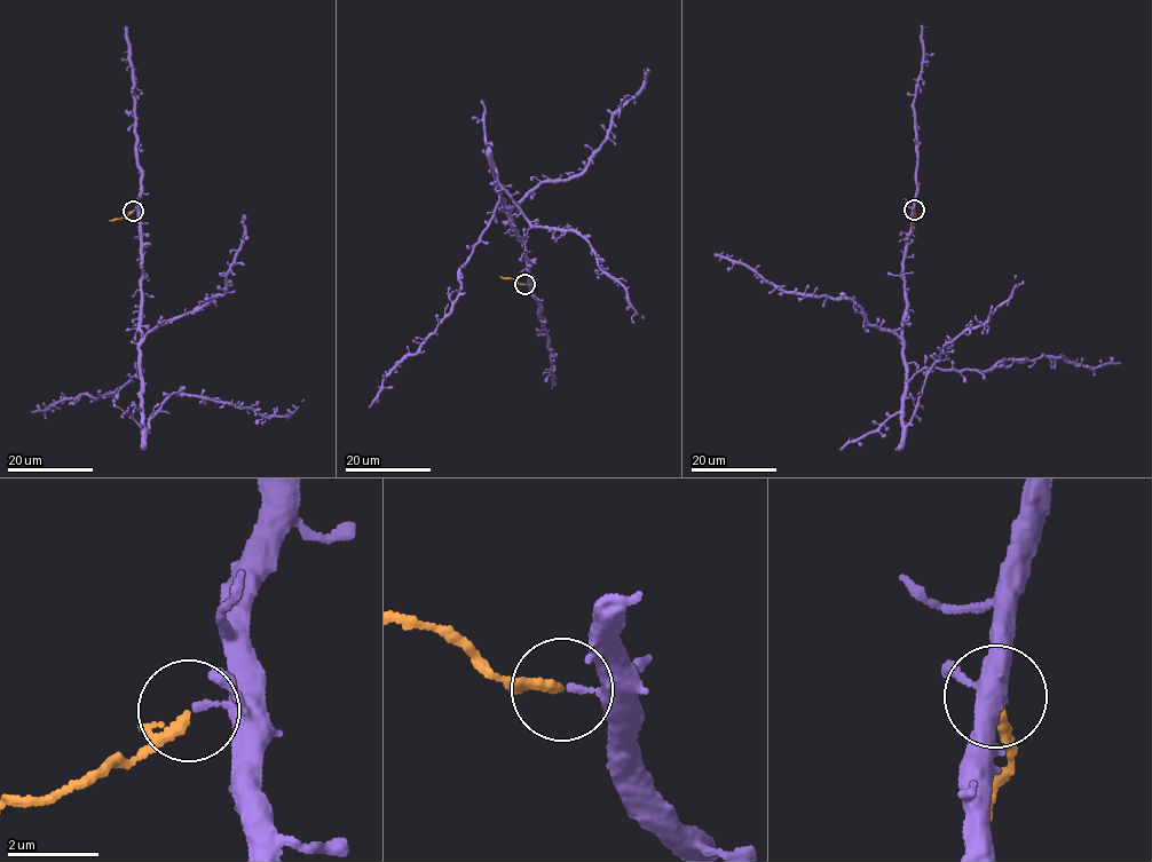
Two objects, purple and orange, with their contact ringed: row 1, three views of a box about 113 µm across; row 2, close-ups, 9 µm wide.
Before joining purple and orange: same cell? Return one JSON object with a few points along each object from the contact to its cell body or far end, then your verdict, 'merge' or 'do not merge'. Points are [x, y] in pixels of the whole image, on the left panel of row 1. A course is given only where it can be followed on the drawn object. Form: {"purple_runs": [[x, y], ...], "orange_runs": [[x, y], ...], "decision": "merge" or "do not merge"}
{"purple_runs": [[133, 211], [142, 263], [142, 425], [148, 428], [164, 398], [175, 393], [271, 417], [288, 417], [296, 405]], "orange_runs": [[133, 211], [109, 221]], "decision": "do not merge"}

